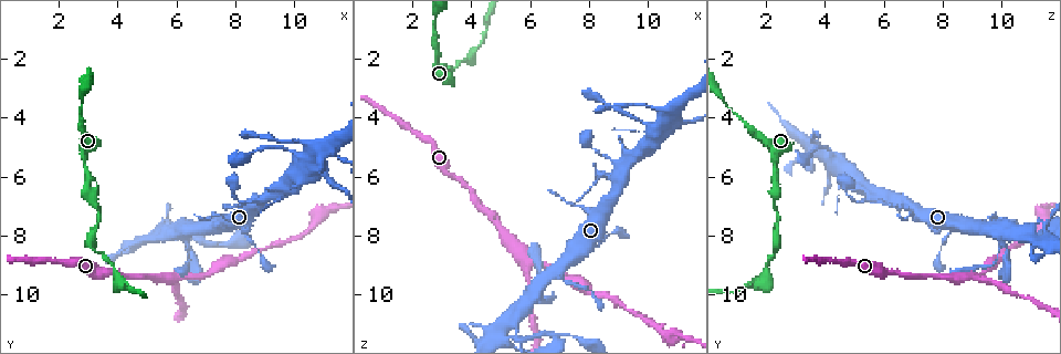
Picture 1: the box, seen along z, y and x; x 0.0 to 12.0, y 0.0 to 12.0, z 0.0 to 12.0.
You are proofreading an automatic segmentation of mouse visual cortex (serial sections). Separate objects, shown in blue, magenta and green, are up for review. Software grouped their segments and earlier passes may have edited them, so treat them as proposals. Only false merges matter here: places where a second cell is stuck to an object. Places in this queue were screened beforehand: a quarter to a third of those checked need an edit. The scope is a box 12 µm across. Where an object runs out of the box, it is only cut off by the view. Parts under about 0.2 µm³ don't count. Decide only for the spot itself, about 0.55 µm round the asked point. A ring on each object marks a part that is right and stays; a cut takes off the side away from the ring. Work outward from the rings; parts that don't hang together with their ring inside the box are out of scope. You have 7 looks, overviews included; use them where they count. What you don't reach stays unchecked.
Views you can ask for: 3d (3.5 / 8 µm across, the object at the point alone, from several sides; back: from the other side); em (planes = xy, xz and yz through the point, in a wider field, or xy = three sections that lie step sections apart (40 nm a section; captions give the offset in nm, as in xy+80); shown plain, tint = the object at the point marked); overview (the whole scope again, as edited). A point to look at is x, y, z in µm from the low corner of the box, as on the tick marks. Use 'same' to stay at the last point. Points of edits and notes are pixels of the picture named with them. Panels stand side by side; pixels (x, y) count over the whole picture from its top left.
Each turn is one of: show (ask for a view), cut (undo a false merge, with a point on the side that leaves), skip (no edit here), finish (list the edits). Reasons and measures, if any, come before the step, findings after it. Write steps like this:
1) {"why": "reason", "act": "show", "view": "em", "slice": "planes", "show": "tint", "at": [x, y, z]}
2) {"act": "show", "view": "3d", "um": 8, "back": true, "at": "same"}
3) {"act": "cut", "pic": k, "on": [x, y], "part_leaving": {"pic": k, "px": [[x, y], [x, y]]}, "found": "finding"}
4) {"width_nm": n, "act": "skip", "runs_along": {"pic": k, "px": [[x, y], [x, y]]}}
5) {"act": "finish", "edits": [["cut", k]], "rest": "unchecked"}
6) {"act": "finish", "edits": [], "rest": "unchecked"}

{"why": "calibre changes", "act": "show", "view": "3d", "um": 3.5, "back": true, "at": [5.9, 9.4, 8.7]}

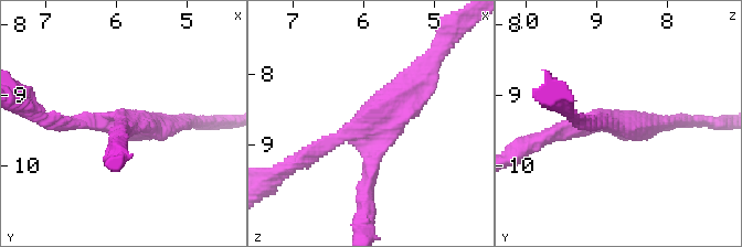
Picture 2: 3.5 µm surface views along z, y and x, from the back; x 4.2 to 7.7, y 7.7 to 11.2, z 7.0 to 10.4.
{"act": "skip", "runs_along": {"pic": 2, "px": [[426, 70], [369, 124], [304, 157]]}, "found": "continuous, no second cell"}

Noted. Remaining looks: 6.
{"why": "arms part here", "act": "show", "view": "3d", "um": 8, "at": [5.5, 7.8, 10.8]}

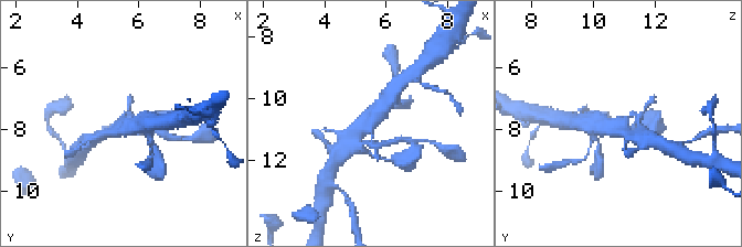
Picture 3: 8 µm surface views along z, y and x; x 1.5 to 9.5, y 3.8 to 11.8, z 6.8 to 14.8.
{"act": "show", "view": "3d", "um": 3.5, "at": [5.5, 7.9, 10.7]}

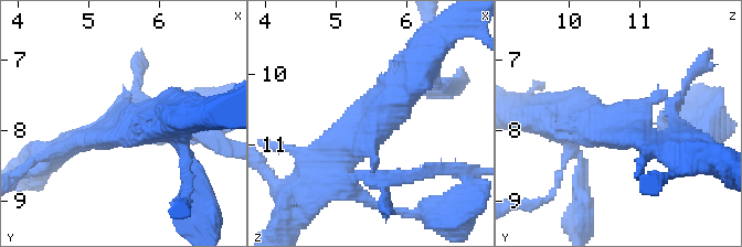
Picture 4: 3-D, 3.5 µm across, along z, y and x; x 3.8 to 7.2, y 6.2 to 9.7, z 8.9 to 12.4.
{"act": "show", "view": "em", "slice": "xy", "step": 1, "show": "tint", "at": [5.50, 7.85, 10.80]}

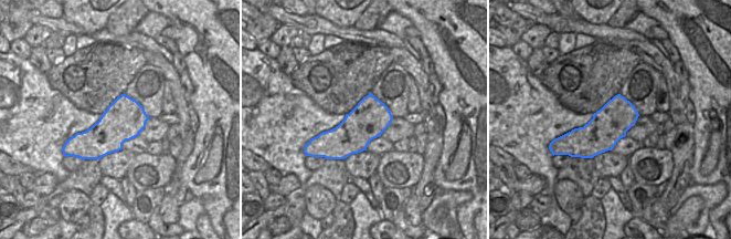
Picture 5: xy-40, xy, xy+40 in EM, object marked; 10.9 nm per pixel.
{"act": "skip", "found": "continuous, no second cell"}

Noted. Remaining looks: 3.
{"why": "sharp bend", "act": "show", "view": "3d", "um": 3.5, "at": [3.1, 8.2, 2.3]}

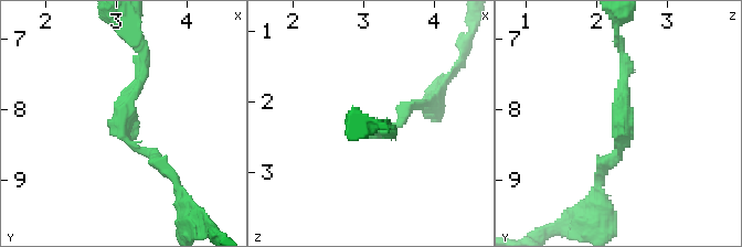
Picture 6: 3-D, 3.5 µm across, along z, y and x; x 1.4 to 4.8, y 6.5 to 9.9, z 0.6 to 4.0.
{"arm_widths_nm": [150, 200], "why": "shape alone is not enough", "act": "show", "view": "em", "slice": "xy", "step": 1, "show": "tint", "at": [3.10, 8.20, 2.40]}

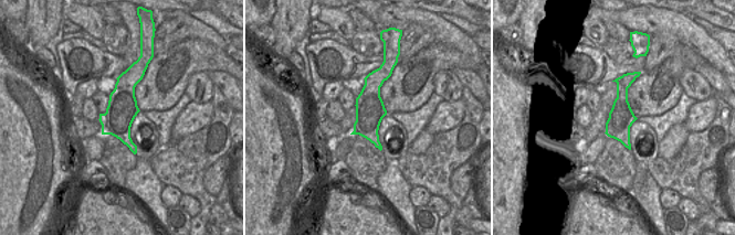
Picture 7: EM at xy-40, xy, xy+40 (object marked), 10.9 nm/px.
{"act": "skip", "runs_along": {"pic": 6, "px": [[624, 54], [624, 142], [601, 169]]}, "found": "continuous, no second cell"}

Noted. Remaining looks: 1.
{"act": "finish", "edits": [], "rest": "unchecked"}

